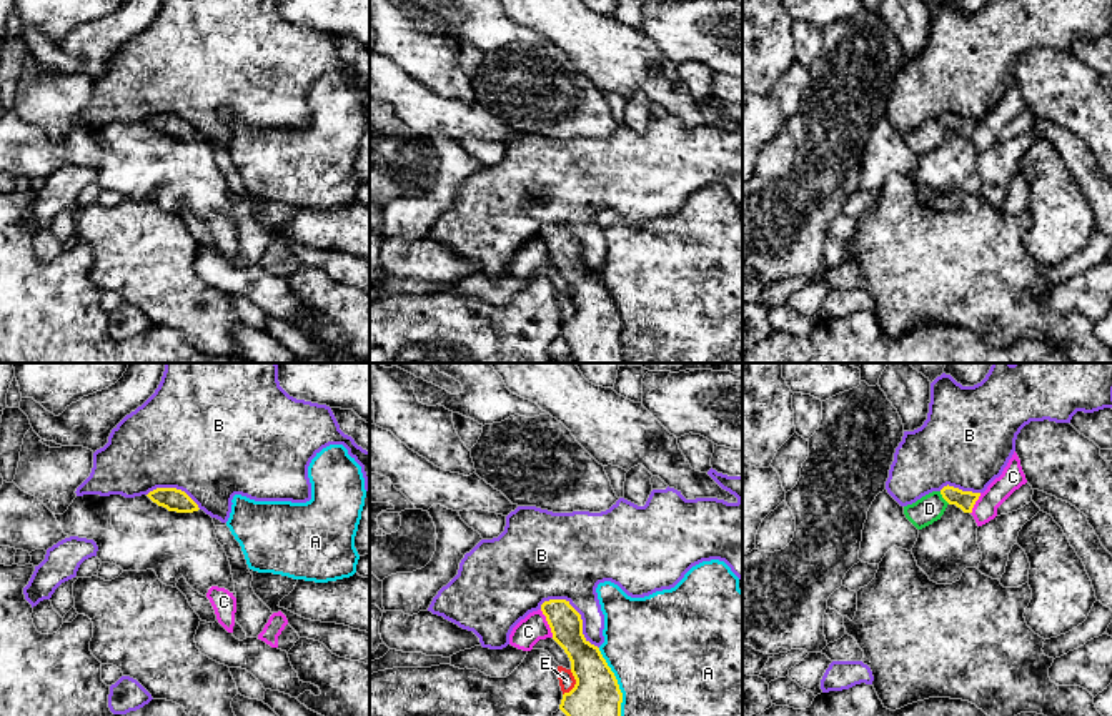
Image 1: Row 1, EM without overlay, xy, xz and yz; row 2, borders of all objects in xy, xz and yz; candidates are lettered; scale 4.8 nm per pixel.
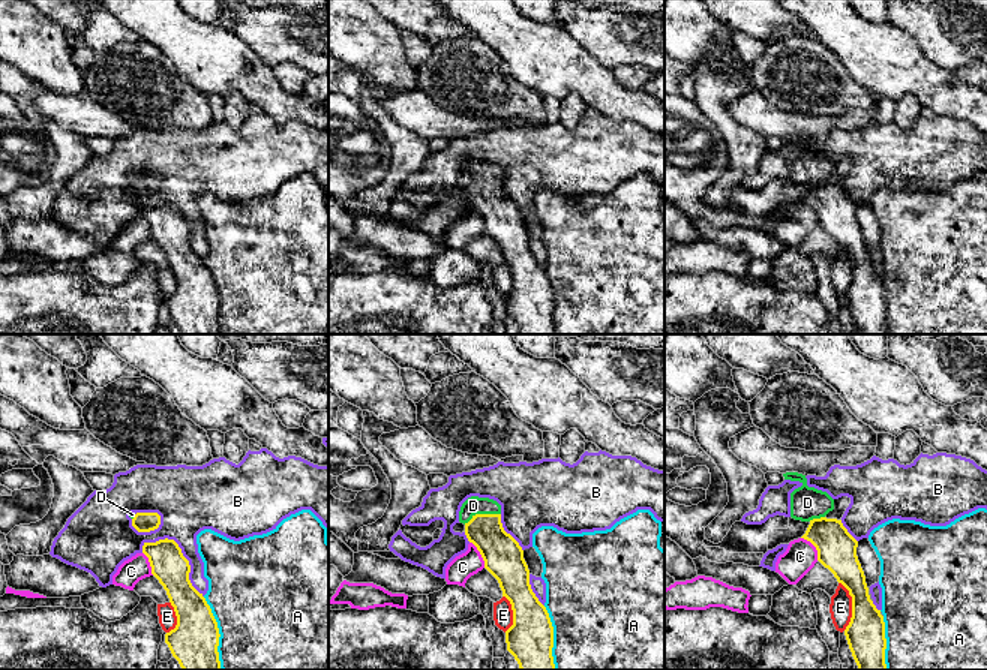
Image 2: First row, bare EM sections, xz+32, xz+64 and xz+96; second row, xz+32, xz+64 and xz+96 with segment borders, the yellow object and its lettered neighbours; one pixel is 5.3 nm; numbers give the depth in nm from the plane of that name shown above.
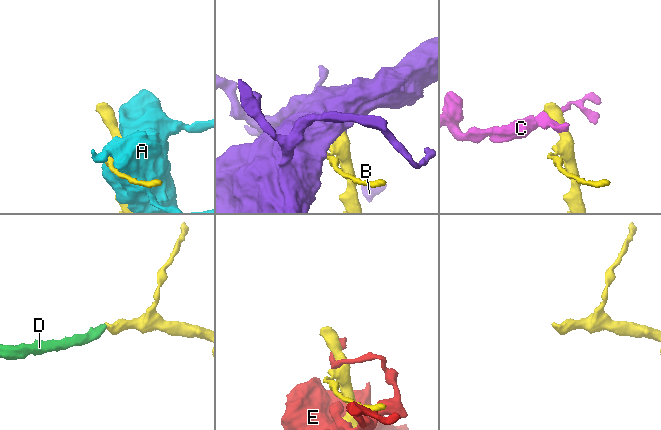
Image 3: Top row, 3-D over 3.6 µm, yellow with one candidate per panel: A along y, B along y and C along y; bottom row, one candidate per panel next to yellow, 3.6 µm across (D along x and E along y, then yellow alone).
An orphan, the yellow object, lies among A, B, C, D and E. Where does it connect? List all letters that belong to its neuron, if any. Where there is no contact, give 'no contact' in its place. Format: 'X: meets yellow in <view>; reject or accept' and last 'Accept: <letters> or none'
A: meets yellow in xz; reject
B: meets yellow in xz; reject
C: meets yellow in xz; reject
D: meets yellow in yz; accept
E: meets yellow in xz; reject
Accept: D

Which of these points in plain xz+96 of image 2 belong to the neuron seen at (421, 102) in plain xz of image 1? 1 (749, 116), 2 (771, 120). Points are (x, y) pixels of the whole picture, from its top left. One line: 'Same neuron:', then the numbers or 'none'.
Same neuron: 1, 2

